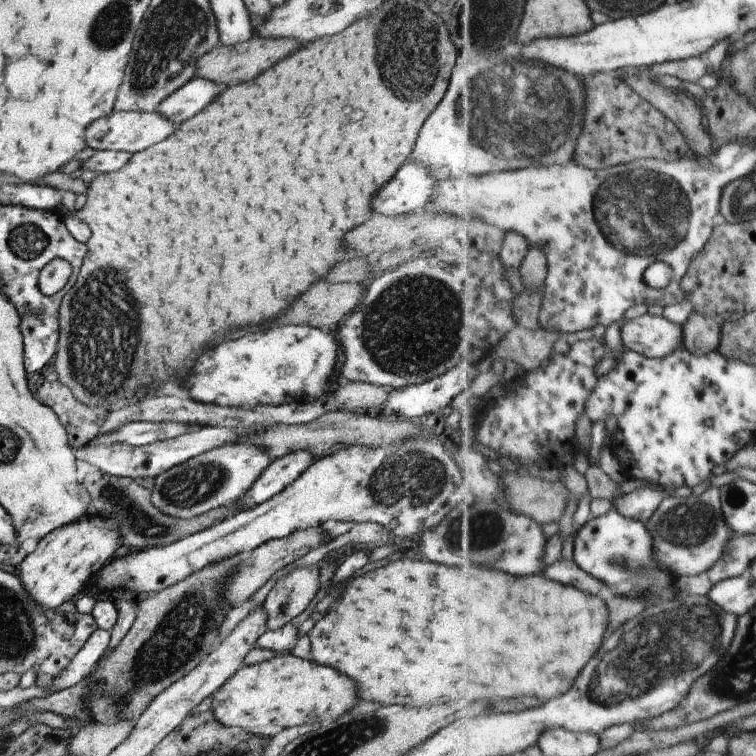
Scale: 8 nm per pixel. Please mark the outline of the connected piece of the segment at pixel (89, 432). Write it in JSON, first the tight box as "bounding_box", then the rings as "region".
{"bounding_box":[36,379,112,450],"region":[[[58,379],[54,382],[44,381],[36,393],[38,400],[49,406],[58,416],[59,421],[65,426],[69,445],[75,450],[84,447],[89,440],[92,440],[101,430],[105,418],[112,412],[108,407],[102,405],[88,406],[81,400],[78,400],[74,393],[62,384]]]}

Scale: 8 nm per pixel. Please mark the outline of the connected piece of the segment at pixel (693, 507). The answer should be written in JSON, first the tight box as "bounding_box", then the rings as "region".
{"bounding_box":[649,487,734,577],"region":[[[710,487],[700,496],[668,497],[649,520],[657,560],[679,577],[708,572],[724,555],[734,535],[723,509],[723,487]]]}

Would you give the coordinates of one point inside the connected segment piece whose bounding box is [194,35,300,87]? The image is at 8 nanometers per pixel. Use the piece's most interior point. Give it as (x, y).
(224, 65)

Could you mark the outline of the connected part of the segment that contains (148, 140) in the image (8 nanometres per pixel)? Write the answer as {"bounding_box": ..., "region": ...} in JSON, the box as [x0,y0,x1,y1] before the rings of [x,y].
{"bounding_box":[86,111,175,153],"region":[[[112,111],[108,116],[94,120],[90,128],[86,128],[86,144],[95,151],[124,151],[135,153],[146,147],[155,145],[158,141],[170,136],[170,130],[174,130],[175,124],[170,124],[165,116],[138,111]]]}

